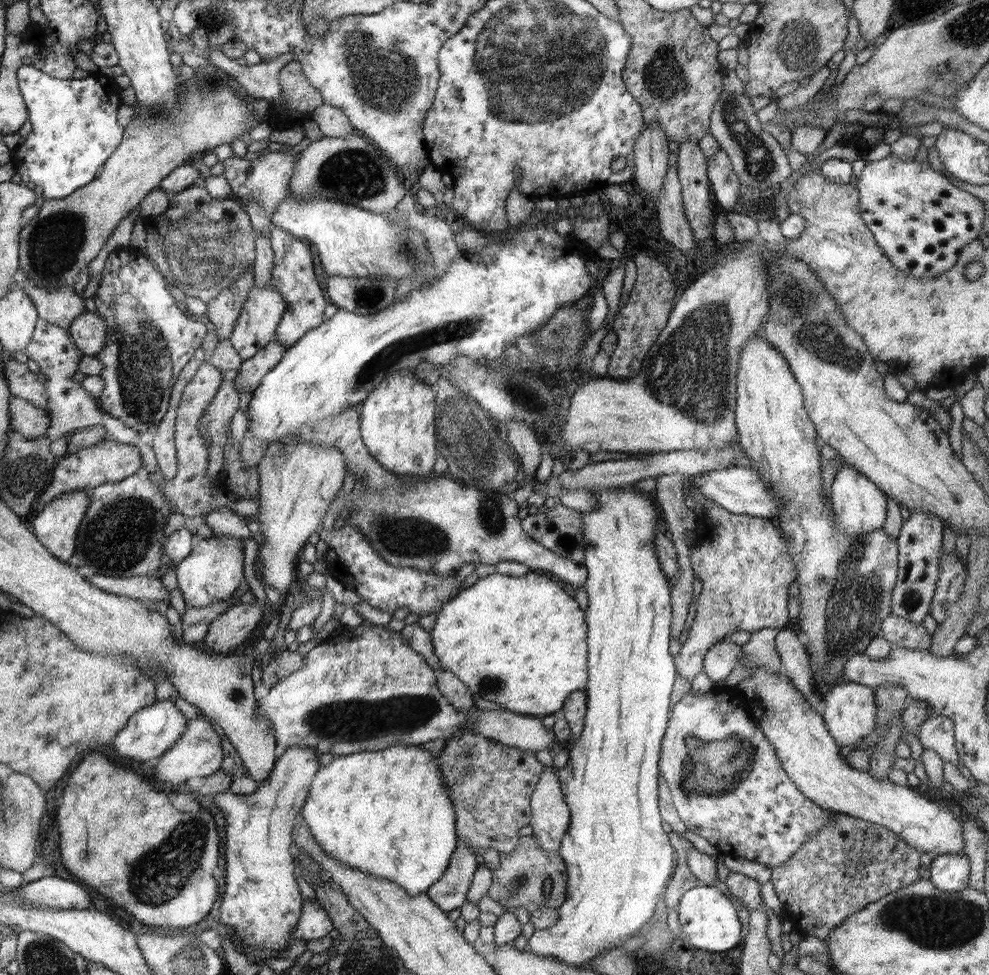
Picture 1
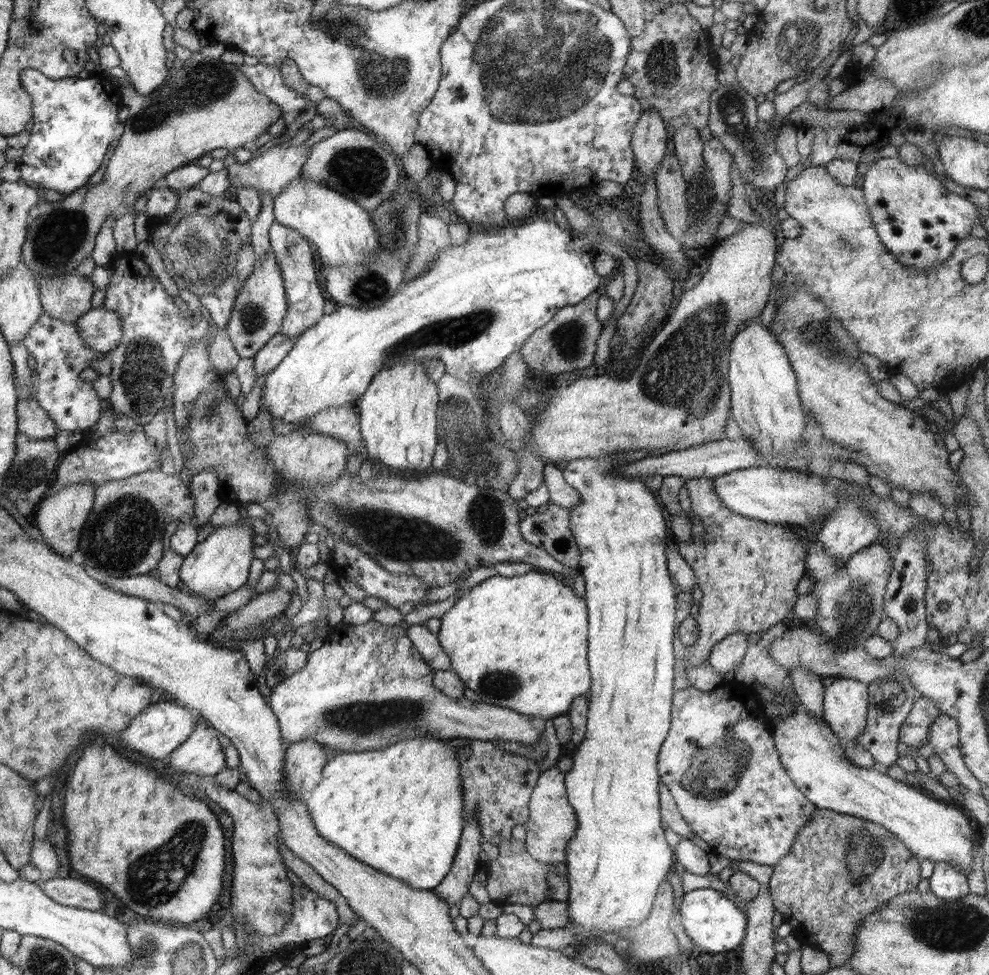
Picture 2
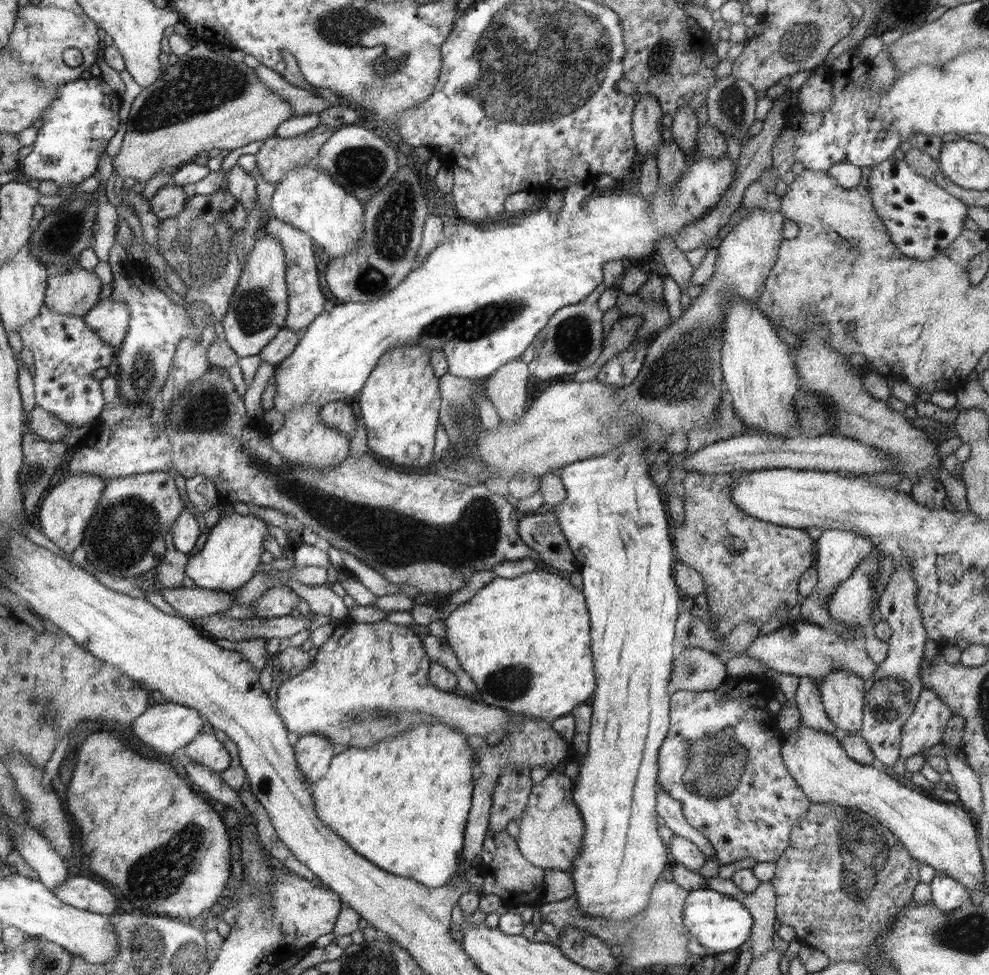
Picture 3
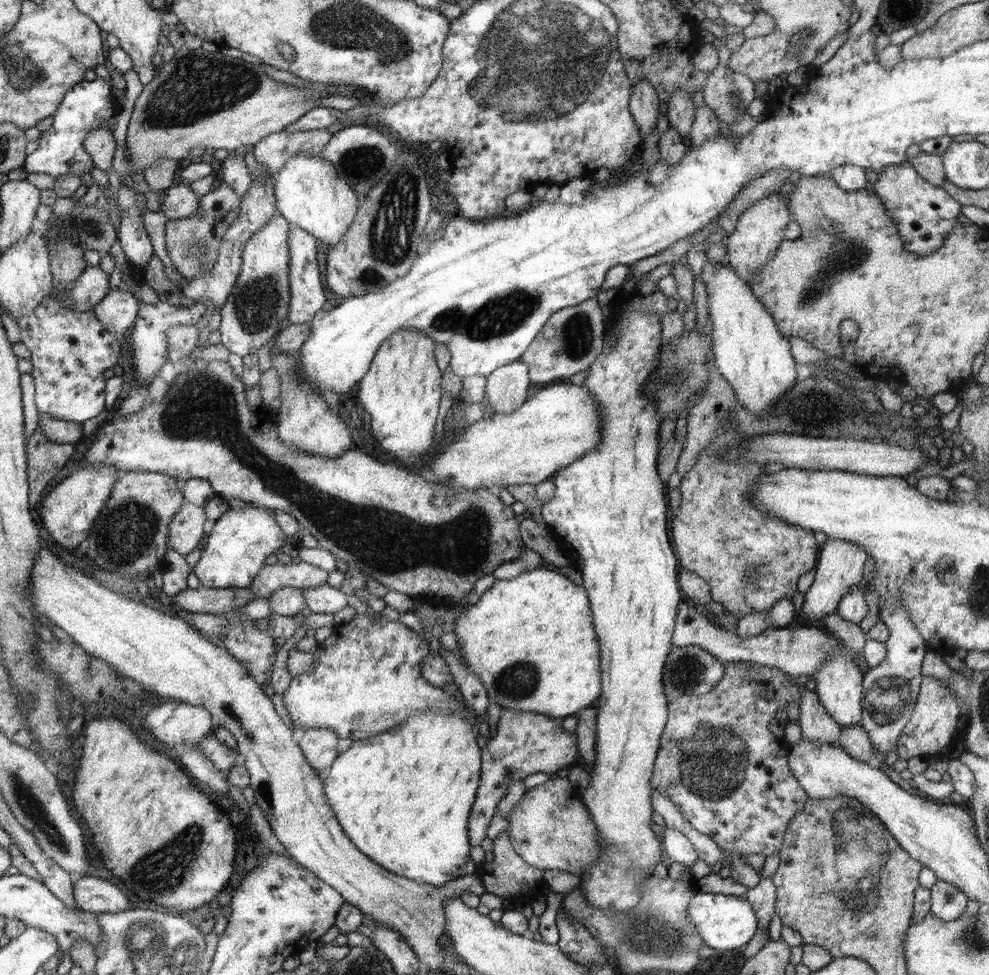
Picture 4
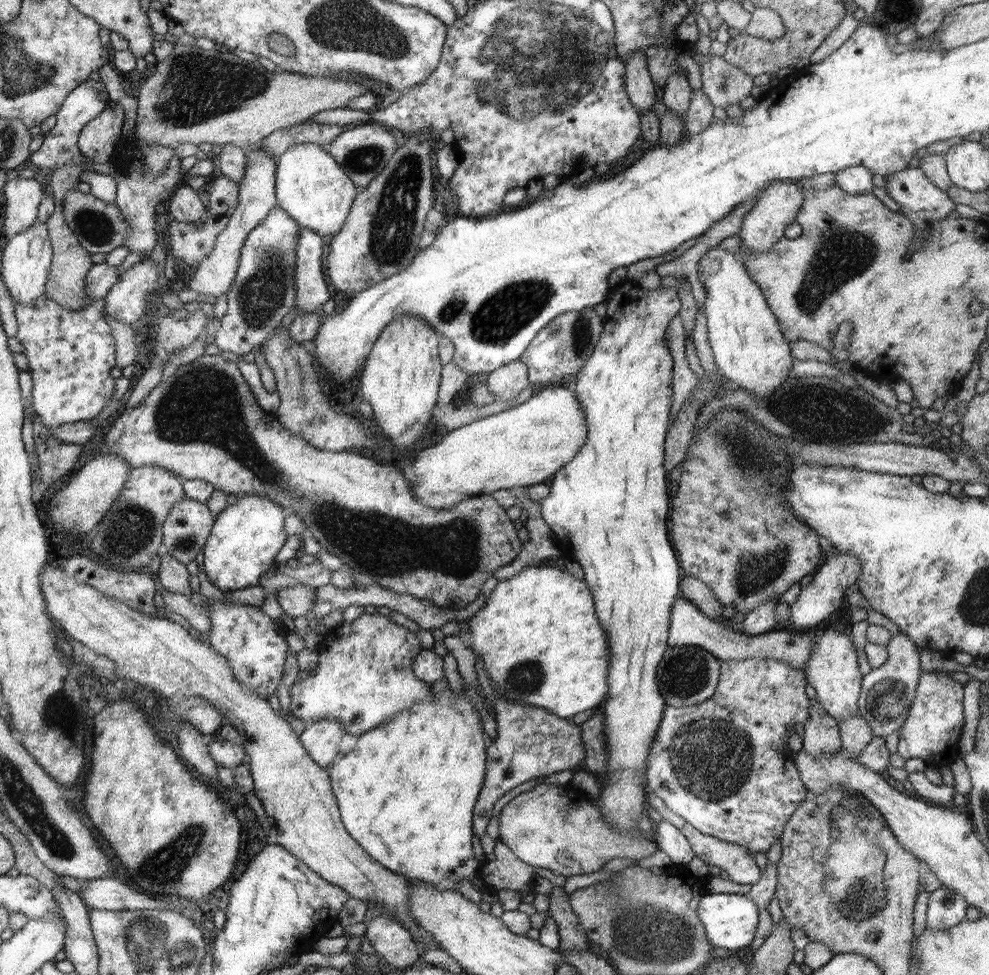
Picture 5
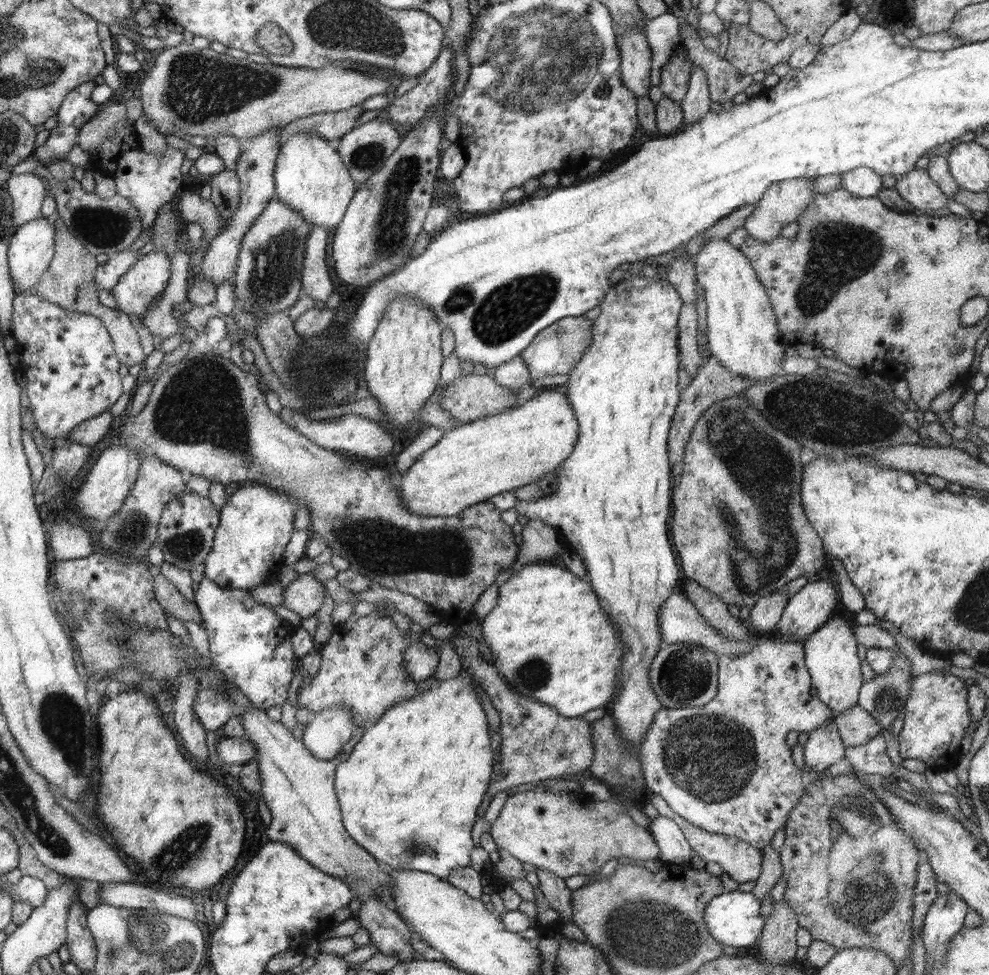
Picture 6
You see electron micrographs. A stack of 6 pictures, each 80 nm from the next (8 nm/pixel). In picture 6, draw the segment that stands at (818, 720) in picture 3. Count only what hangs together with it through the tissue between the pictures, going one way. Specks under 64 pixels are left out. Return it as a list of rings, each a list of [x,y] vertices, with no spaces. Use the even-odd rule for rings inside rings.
[[[836,723],[822,725],[808,733],[804,744],[804,760],[811,771],[824,771],[844,757],[846,746]]]

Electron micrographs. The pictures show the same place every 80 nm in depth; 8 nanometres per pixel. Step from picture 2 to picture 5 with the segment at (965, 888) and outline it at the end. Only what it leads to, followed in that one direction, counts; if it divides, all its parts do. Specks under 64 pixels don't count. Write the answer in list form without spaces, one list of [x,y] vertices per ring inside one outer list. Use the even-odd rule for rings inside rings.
[[[938,888],[930,894],[927,910],[927,926],[933,931],[956,926],[966,920],[969,904],[964,897],[950,888]]]

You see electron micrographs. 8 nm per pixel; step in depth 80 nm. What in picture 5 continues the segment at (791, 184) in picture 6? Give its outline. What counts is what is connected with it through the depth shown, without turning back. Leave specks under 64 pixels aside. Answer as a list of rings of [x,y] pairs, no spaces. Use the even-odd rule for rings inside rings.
[[[774,181],[760,194],[760,198],[742,219],[739,234],[741,244],[739,248],[748,252],[766,252],[775,246],[782,237],[790,223],[796,220],[796,215],[803,202],[801,182],[797,181]]]

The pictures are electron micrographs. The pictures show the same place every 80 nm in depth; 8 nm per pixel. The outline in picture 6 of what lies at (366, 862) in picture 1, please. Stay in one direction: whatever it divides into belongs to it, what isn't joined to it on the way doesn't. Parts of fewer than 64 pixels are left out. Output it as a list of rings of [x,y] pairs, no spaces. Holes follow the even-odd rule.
[[[461,674],[452,679],[440,679],[428,691],[417,694],[414,698],[403,699],[398,705],[388,709],[386,713],[379,717],[378,721],[366,728],[352,751],[346,756],[345,760],[340,760],[339,766],[335,770],[335,790],[338,794],[339,806],[342,808],[343,824],[347,828],[348,834],[355,838],[355,842],[363,850],[375,856],[376,860],[386,862],[393,870],[419,870],[448,881],[448,874],[453,870],[471,866],[470,853],[474,848],[472,829],[476,823],[478,808],[480,808],[484,795],[487,793],[494,766],[495,750],[490,744],[488,727],[490,726],[486,720],[486,713],[484,713],[480,701],[478,701],[470,679]]]

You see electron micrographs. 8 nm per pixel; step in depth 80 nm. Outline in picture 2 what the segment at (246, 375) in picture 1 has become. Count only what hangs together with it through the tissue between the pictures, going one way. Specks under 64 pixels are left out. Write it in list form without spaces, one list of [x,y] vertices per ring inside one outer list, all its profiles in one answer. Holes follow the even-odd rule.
[[[281,333],[276,334],[254,357],[254,371],[258,377],[275,370],[291,353],[295,340]]]

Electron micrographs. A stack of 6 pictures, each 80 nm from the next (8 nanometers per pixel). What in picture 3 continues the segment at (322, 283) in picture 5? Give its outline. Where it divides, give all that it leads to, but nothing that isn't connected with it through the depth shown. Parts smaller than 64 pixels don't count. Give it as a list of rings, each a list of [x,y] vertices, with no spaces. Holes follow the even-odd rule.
[[[276,217],[270,218],[265,223],[267,233],[283,246],[284,258],[287,261],[286,281],[290,291],[290,303],[285,328],[303,332],[311,326],[311,322],[324,312],[326,297],[322,294],[322,288],[318,284],[318,268],[316,268],[316,256],[319,249],[312,238],[305,232],[286,224]]]

